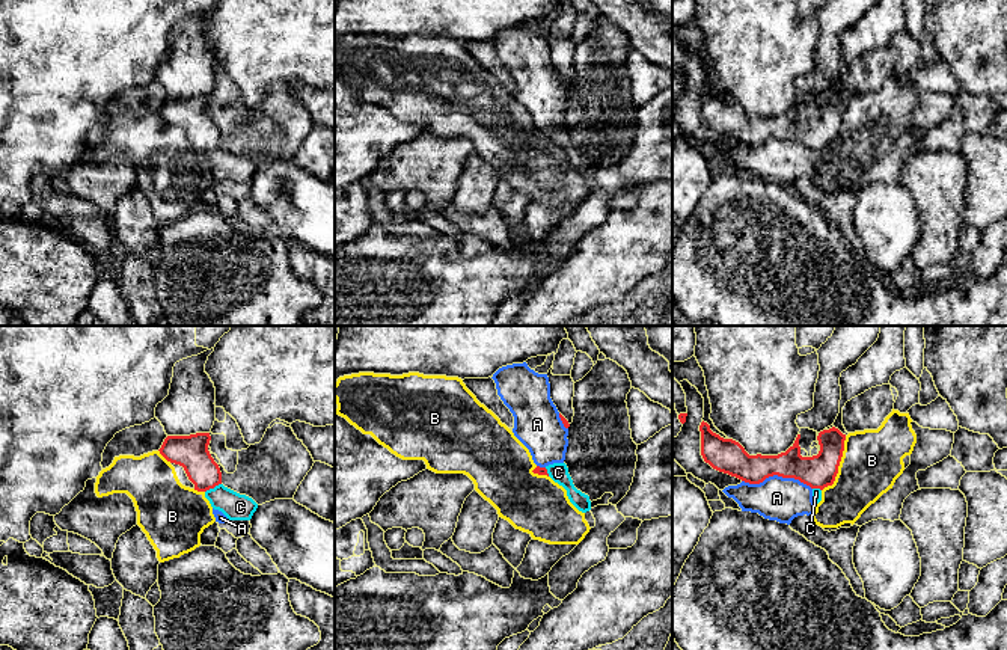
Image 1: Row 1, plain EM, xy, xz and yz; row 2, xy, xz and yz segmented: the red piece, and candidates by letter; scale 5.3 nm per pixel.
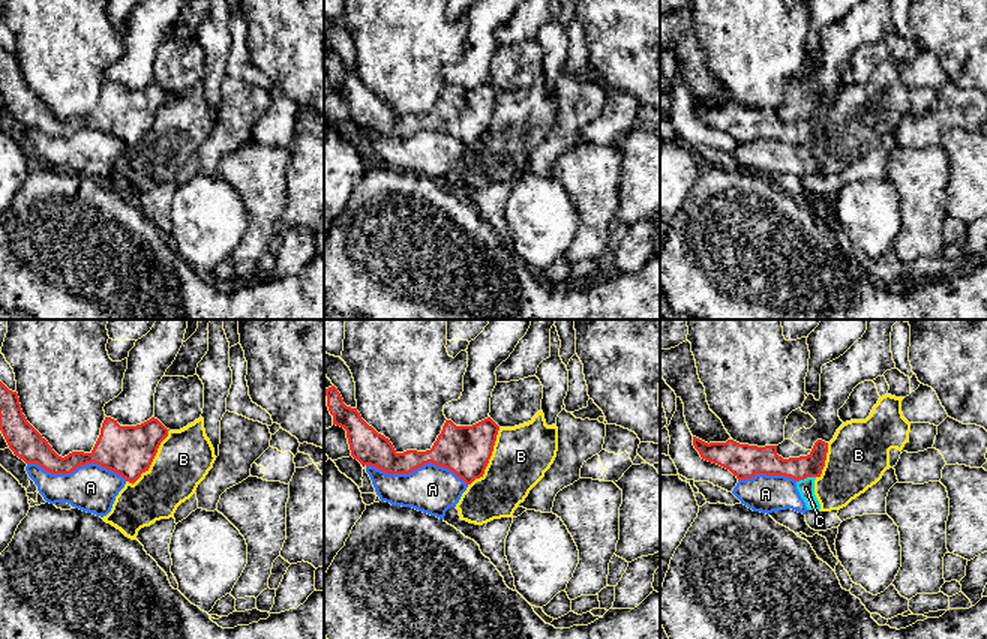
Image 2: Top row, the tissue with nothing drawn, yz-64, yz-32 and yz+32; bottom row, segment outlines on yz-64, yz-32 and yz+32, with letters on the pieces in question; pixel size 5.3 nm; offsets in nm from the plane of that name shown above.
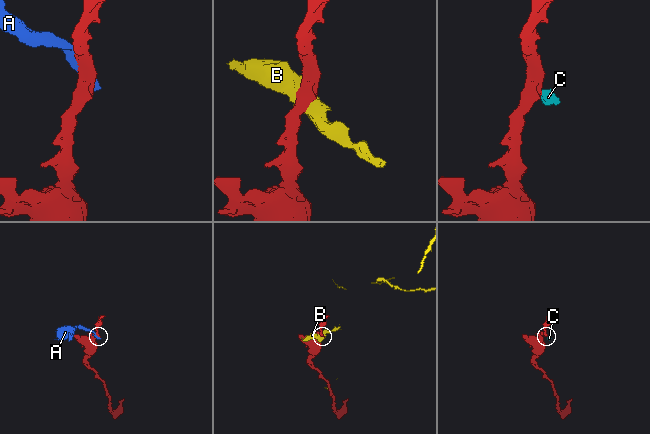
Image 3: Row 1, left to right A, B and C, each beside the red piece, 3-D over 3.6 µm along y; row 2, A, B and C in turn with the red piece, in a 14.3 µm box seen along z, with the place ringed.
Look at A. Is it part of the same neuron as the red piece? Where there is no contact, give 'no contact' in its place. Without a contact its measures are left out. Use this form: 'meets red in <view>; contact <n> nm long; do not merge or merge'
meets red in yz; contact 380 nm long; do not merge

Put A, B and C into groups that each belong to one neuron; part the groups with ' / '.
A C / B

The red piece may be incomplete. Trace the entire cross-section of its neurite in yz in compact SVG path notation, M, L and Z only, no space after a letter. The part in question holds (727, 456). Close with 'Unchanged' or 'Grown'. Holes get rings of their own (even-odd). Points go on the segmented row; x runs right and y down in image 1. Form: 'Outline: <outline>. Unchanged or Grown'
Outline: M701 422L701 455L713 469L736 477L749 484L760 484L766 478L778 475L794 478L811 489L823 490L832 486L844 451L846 434L832 427L819 433L820 451L813 457L802 457L797 434L794 443L778 455L749 455L745 448L724 439Z. Unchanged

